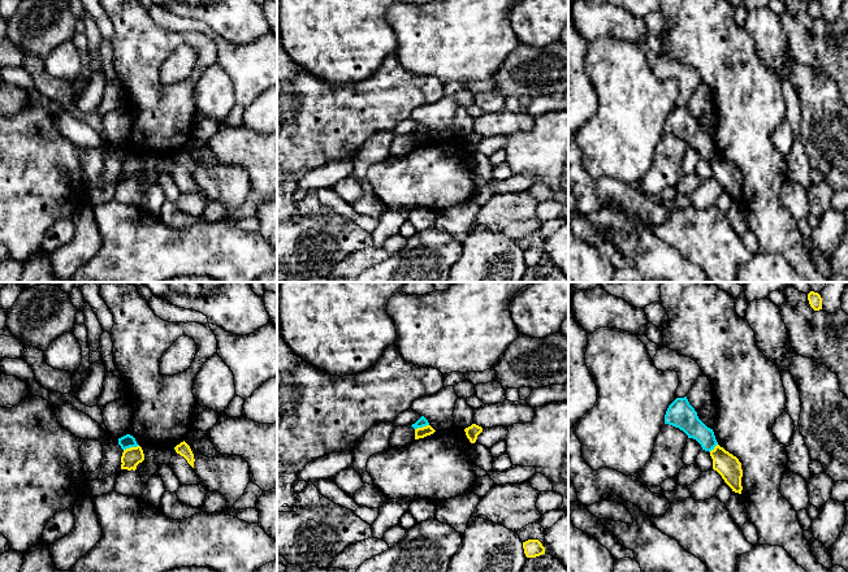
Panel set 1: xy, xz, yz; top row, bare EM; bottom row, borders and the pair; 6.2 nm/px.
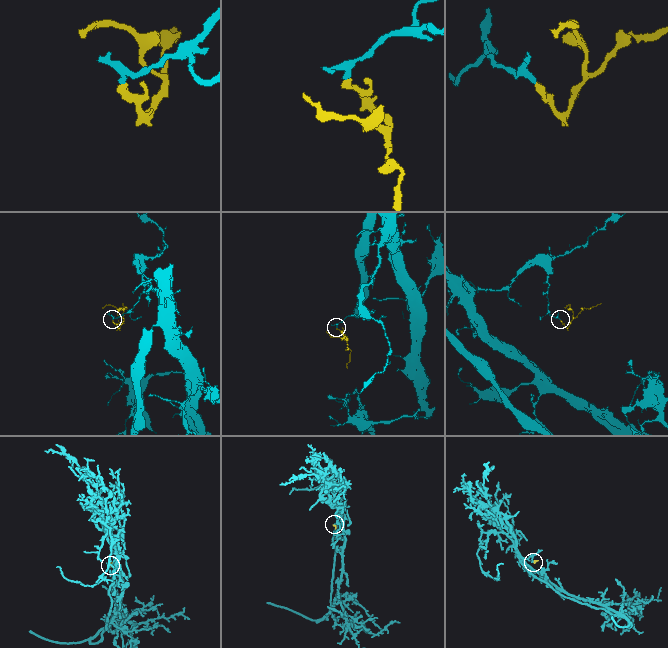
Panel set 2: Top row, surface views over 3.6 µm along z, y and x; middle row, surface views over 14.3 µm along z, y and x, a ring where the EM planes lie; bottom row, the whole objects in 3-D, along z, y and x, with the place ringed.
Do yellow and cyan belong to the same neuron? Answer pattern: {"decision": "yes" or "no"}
{"decision": "no"}

